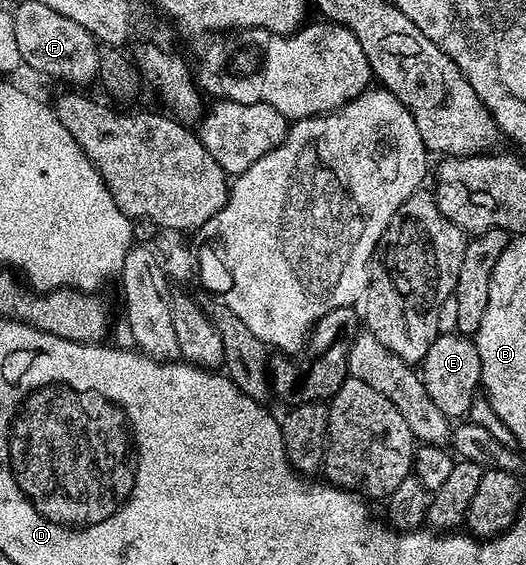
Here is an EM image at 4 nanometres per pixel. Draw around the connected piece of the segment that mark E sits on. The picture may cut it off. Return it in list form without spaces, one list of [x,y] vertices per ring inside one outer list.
[[[454,332],[442,334],[433,340],[429,352],[425,352],[421,363],[421,377],[429,400],[441,410],[449,420],[459,420],[467,416],[476,395],[480,393],[481,356],[477,356],[474,341],[468,335]]]

